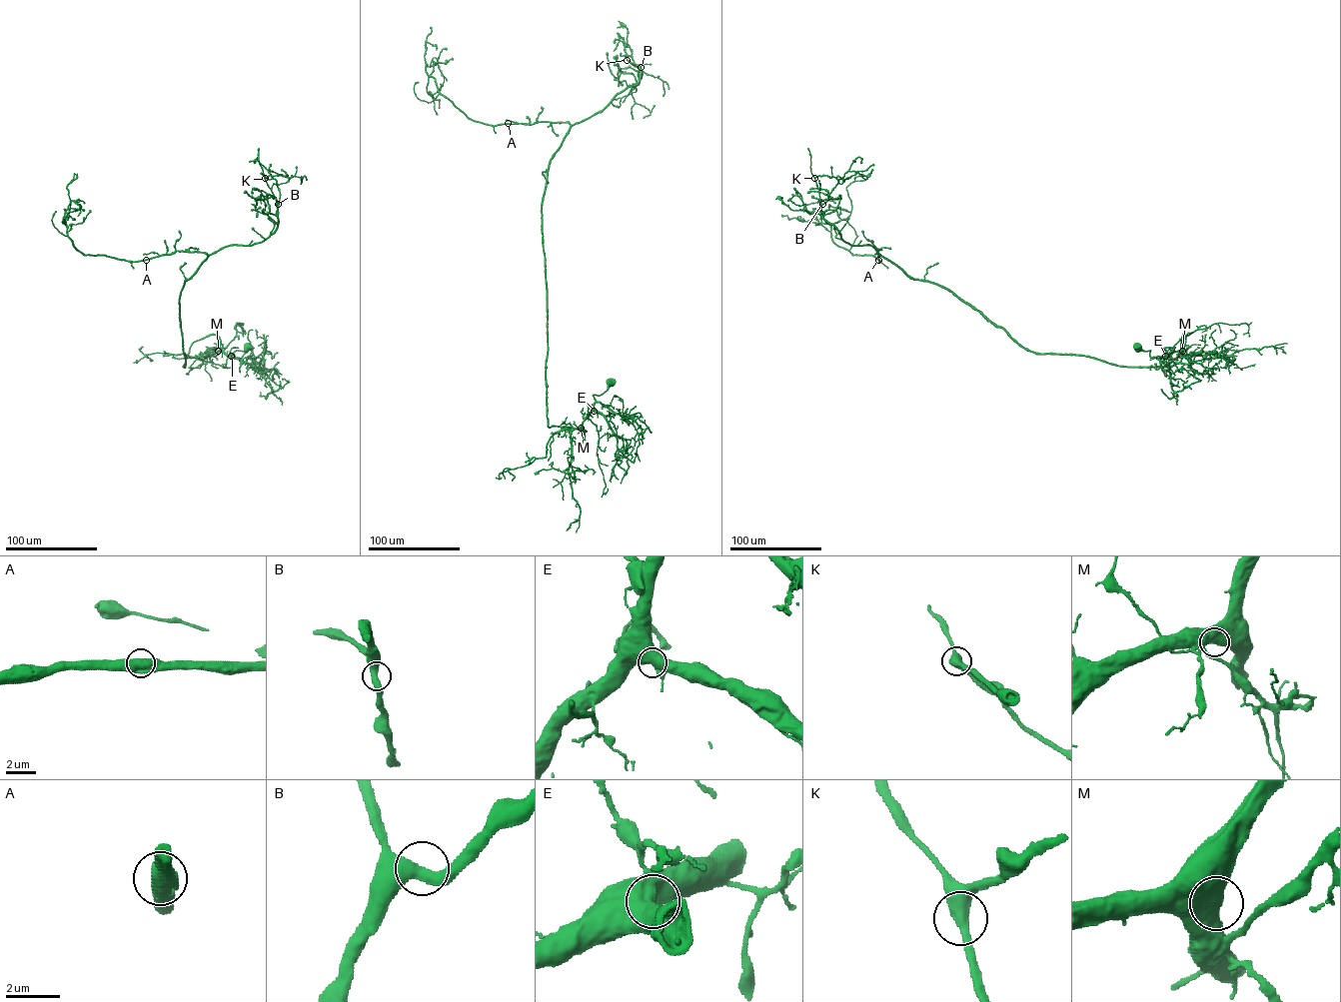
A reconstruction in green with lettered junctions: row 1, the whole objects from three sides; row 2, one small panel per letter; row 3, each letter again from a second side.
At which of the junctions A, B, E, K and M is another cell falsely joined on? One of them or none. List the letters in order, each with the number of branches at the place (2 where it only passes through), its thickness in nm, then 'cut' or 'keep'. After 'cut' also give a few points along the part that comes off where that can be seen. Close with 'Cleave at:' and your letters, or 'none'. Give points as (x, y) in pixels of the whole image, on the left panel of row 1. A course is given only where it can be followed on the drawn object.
A: branches 2; calibre 850 nm; keep
B: branches 2; calibre 480 nm; keep
E: branches 1; calibre 850 nm; keep
K: branches 2; calibre 480 nm; keep
M: branches 1; calibre 800 nm; keep
Cleave at: none

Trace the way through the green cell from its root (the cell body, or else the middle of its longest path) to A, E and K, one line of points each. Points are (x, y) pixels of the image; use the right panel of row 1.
A: (1137, 347), (1162, 358), (1184, 337), (1170, 366), (1031, 352), (951, 292), (878, 260)
E: (1137, 347), (1150, 351), (1151, 358), (1165, 356)
K: (1137, 347), (1162, 358), (1184, 337), (1170, 366), (1026, 350), (951, 292), (844, 241), (821, 215), (814, 179)

